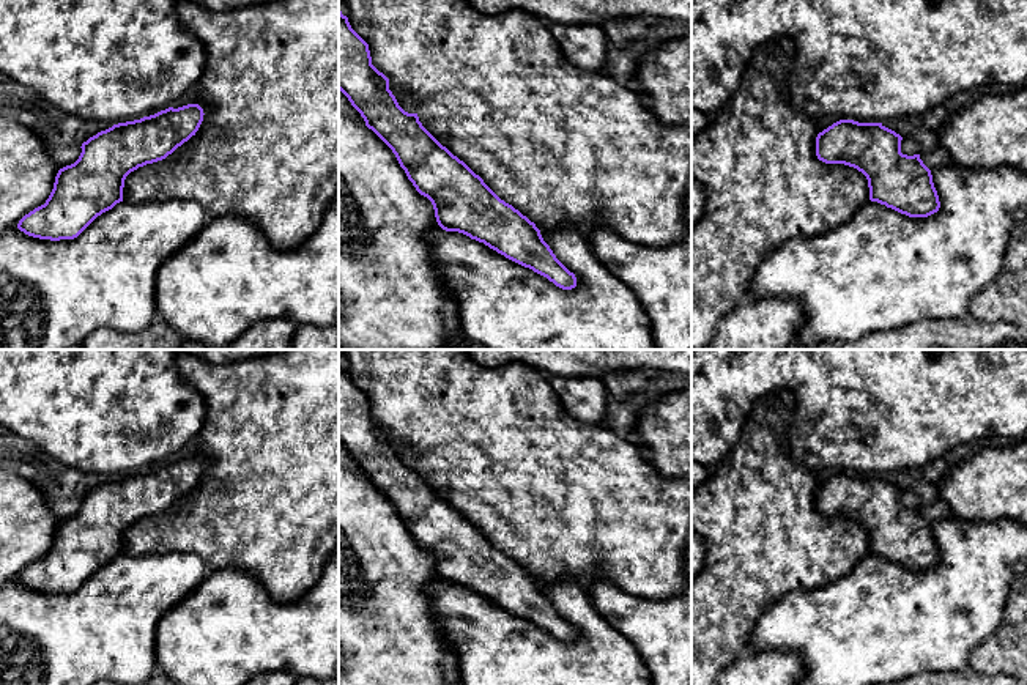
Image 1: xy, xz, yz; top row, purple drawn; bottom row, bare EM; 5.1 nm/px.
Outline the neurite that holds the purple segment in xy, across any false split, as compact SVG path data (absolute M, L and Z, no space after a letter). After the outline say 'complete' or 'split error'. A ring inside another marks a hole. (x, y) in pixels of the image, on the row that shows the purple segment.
M169 107L140 120L113 124L82 143L79 159L58 170L44 205L17 228L39 239L74 239L98 216L123 202L126 176L165 159L198 131L203 109Z; complete

